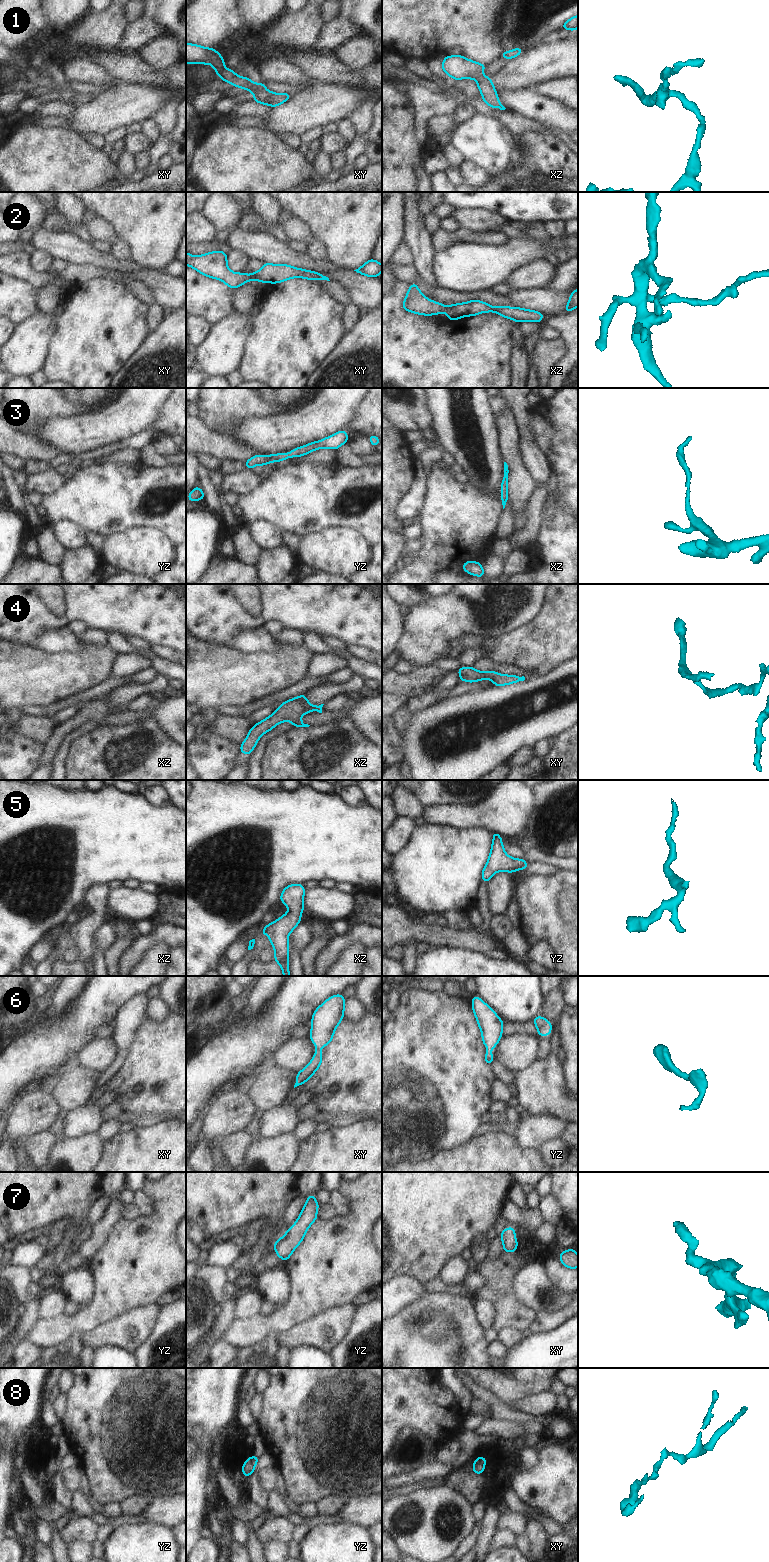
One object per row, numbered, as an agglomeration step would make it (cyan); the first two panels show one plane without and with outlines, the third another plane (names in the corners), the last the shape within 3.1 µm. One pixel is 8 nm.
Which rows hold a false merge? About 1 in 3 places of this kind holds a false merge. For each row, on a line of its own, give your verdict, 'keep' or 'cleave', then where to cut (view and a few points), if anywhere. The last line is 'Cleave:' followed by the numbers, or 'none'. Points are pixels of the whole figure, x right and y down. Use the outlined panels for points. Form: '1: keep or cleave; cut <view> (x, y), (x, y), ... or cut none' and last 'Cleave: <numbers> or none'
1: keep; cut none
2: keep; cut none
3: keep; cut none
4: keep; cut none
5: keep; cut none
6: keep; cut none
7: keep; cut none
8: keep; cut none
Cleave: none

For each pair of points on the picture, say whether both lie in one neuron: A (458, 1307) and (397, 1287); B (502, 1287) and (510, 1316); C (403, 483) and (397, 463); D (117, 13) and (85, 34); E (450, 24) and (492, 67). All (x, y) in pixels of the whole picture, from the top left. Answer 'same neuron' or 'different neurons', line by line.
A: different neurons
B: same neuron
C: same neuron
D: same neuron
E: different neurons

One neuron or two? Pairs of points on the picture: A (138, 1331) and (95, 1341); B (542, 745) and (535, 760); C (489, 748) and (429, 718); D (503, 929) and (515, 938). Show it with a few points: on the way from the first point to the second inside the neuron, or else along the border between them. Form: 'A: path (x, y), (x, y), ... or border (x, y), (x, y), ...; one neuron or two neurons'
A: path (127, 1331), (106, 1334); one neuron
B: path (539, 747), (537, 756); one neuron
C: path (463, 755), (434, 767), (421, 754), (418, 744); one neuron
D: border (512, 928), (502, 943); two neurons

